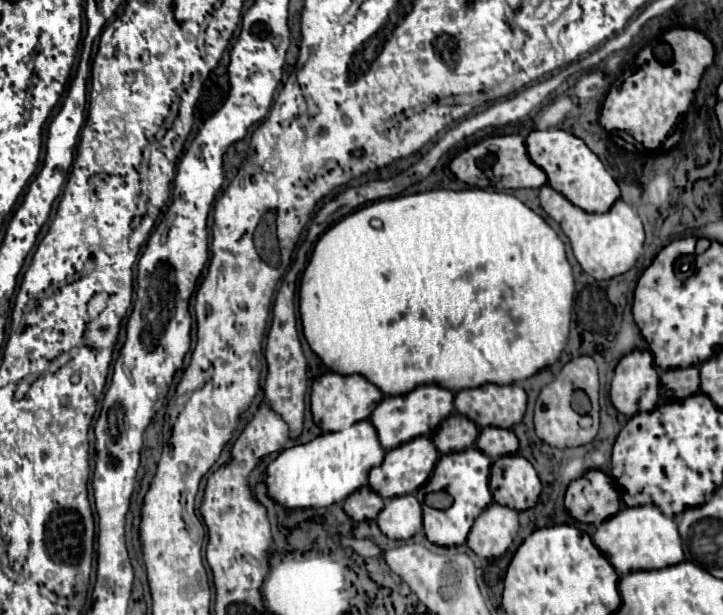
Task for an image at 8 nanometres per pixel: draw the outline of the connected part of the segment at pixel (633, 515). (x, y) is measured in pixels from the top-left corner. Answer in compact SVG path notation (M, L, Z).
M656 505L624 507L614 517L604 521L596 529L592 539L594 545L608 557L608 561L620 575L626 575L630 571L640 571L640 569L664 569L684 559L682 541L674 519L660 513Z

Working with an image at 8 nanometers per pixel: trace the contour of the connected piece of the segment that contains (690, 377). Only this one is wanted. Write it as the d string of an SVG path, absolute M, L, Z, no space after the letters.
M696 367L668 369L668 371L662 373L660 381L662 381L662 389L674 389L674 397L676 399L690 397L692 393L696 393L700 389L698 369Z

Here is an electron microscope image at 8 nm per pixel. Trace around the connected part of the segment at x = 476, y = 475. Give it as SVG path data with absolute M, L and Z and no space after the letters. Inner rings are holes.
M476 447L460 451L460 453L440 455L430 481L416 491L416 497L420 501L424 501L424 497L430 491L444 489L452 495L454 503L452 503L450 509L432 509L428 505L422 505L422 509L424 509L424 531L426 531L428 541L432 541L434 545L442 545L442 547L466 543L466 537L468 537L468 531L470 531L474 519L482 513L482 509L488 503L492 503L492 493L488 489L488 475L490 475L490 459L484 457L484 453L480 453L480 449L476 449Z

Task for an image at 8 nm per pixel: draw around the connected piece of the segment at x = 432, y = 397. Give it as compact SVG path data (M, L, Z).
M420 385L420 387L412 389L412 393L406 393L406 395L384 397L370 415L370 423L376 427L380 445L386 451L390 451L402 443L410 441L412 437L434 433L434 429L438 429L438 425L444 421L444 417L448 417L452 413L452 397L454 397L454 393L440 385Z

